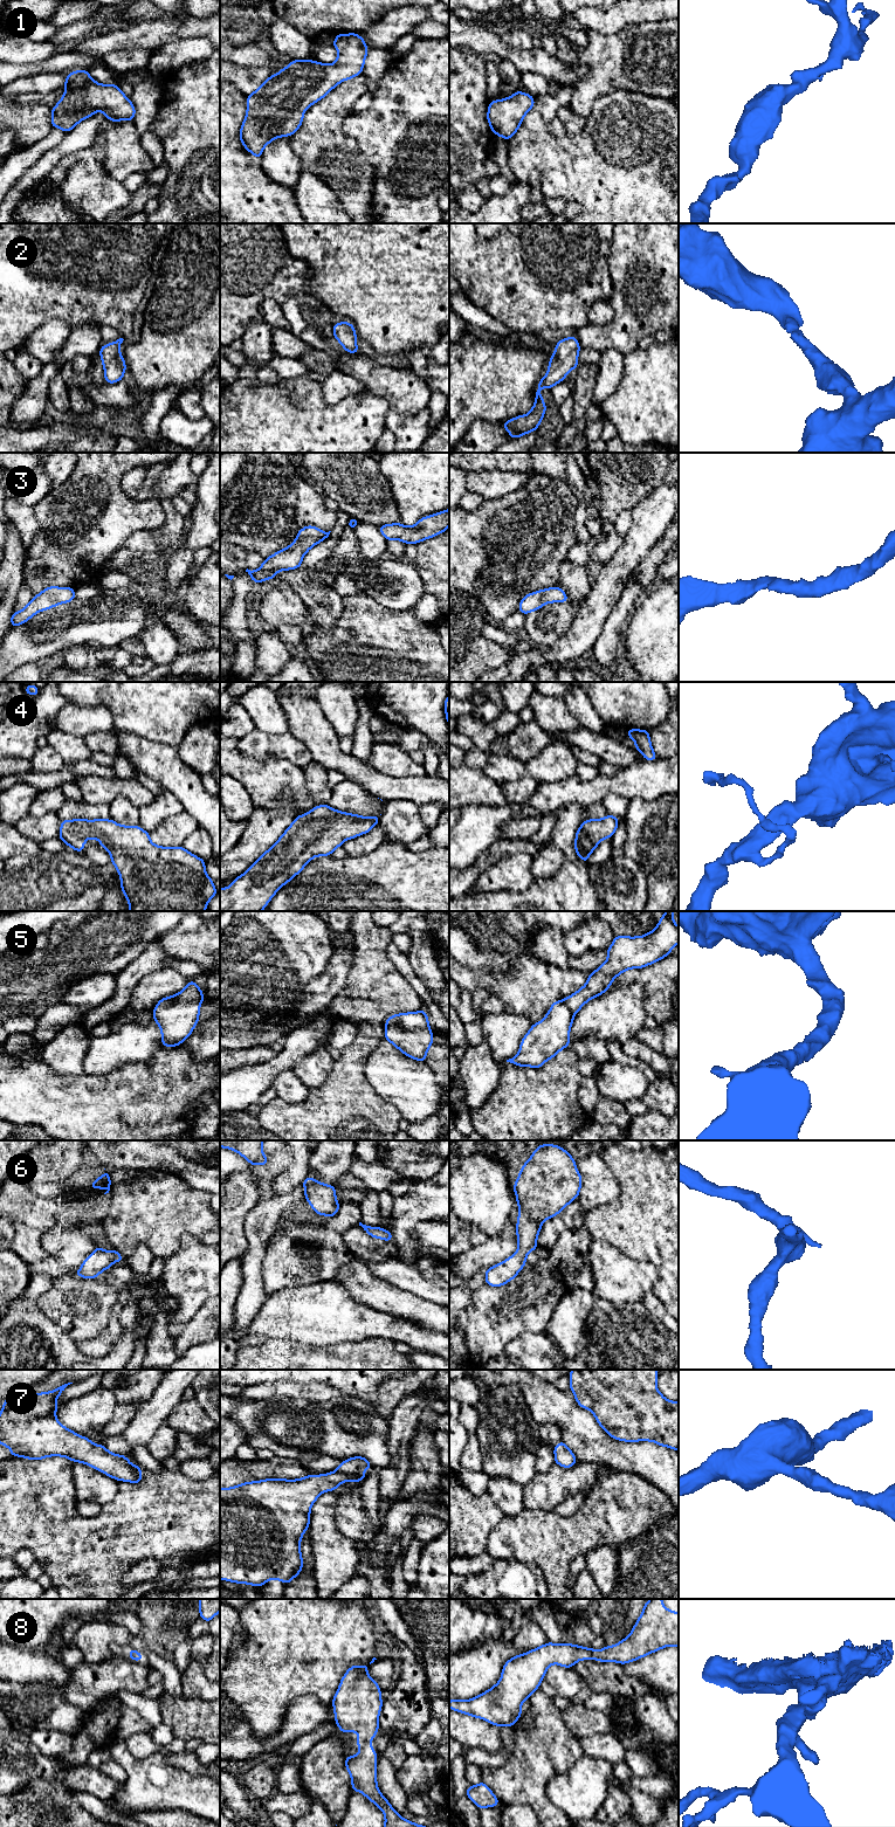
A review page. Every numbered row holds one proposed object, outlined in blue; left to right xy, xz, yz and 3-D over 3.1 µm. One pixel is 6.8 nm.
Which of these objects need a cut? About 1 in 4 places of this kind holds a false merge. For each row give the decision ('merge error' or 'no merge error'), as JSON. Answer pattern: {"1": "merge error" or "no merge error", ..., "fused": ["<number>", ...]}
{"1": "no merge error", "2": "no merge error", "3": "no merge error", "4": "no merge error", "5": "no merge error", "6": "no merge error", "7": "no merge error", "8": "no merge error", "fused": []}

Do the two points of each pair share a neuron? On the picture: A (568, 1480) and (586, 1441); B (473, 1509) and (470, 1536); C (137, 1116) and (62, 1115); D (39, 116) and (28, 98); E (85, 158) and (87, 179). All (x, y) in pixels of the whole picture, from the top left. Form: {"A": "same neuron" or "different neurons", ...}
{"A": "different neurons", "B": "same neuron", "C": "same neuron", "D": "different neurons", "E": "same neuron"}

